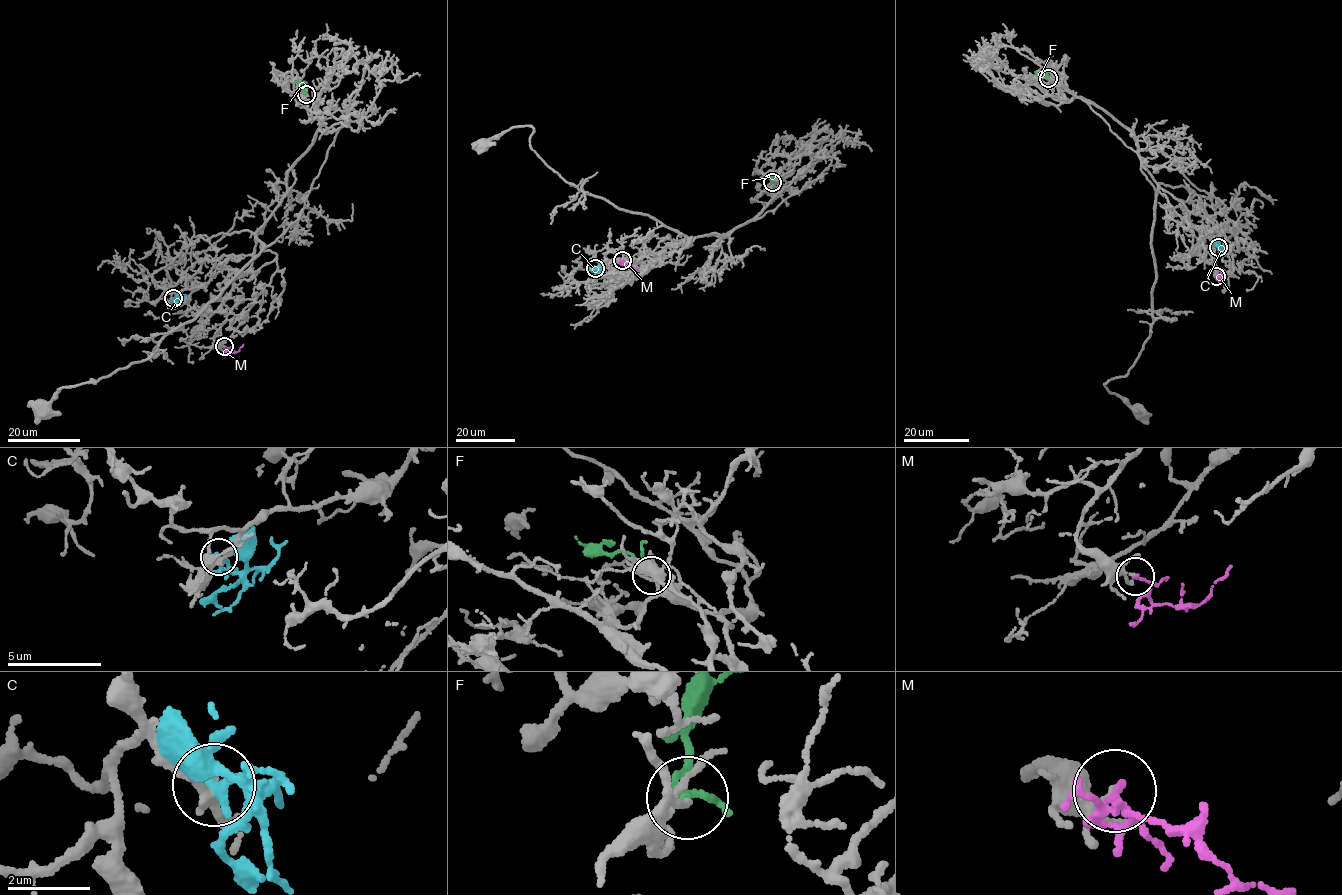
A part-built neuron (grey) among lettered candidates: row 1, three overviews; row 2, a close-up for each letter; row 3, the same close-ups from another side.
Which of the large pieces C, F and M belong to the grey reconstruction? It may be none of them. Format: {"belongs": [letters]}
{"belongs": ["F"]}

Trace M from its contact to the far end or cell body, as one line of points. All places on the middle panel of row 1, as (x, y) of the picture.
M: (622, 260), (636, 269)

